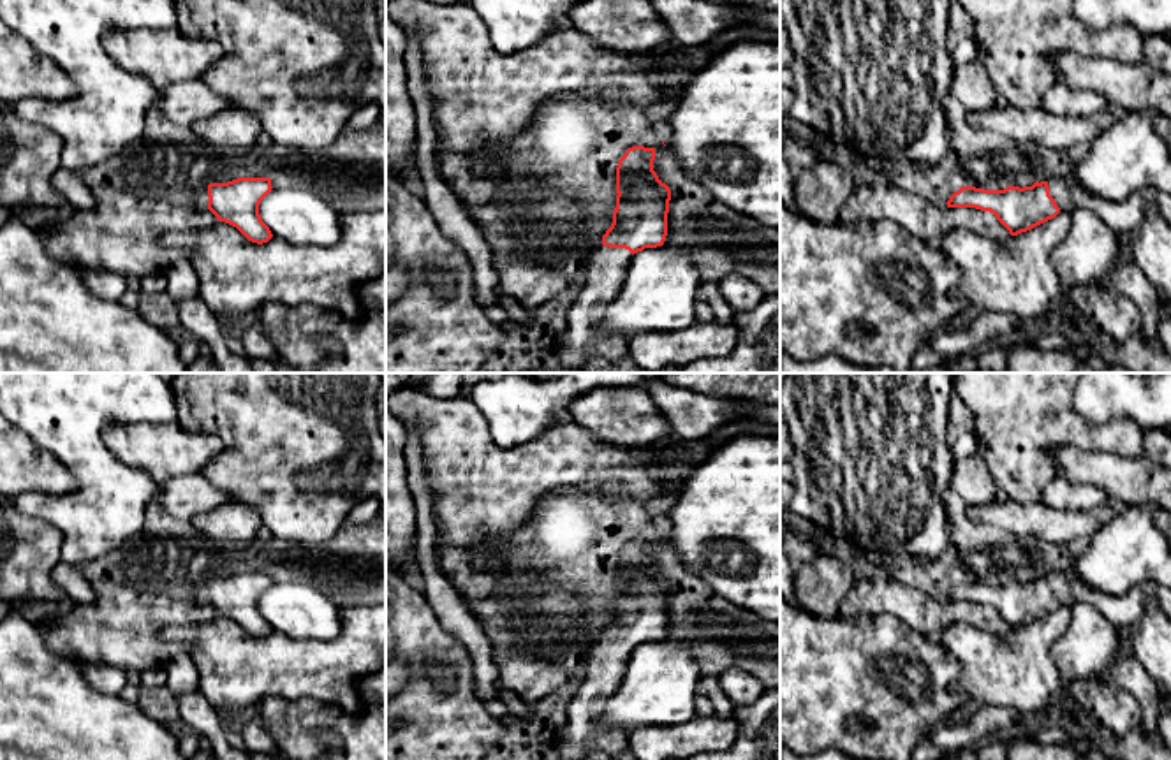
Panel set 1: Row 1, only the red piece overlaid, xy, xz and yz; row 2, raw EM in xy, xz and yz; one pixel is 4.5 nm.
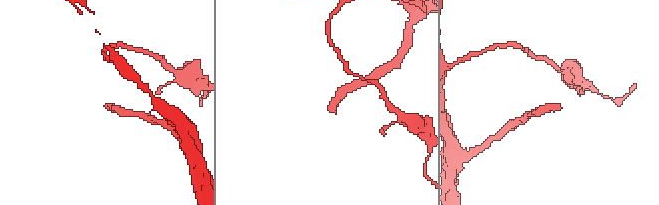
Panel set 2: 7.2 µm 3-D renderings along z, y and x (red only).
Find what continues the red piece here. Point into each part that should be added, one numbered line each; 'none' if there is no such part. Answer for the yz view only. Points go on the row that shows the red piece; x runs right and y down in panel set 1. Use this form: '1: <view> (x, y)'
1: yz (1124, 217)

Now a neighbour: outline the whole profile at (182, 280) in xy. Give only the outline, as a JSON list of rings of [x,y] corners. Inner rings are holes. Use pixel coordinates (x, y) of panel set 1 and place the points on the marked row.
[[[188,257],[174,262],[169,269],[164,271],[167,280],[166,292],[176,301],[187,301],[199,296],[199,276]]]

